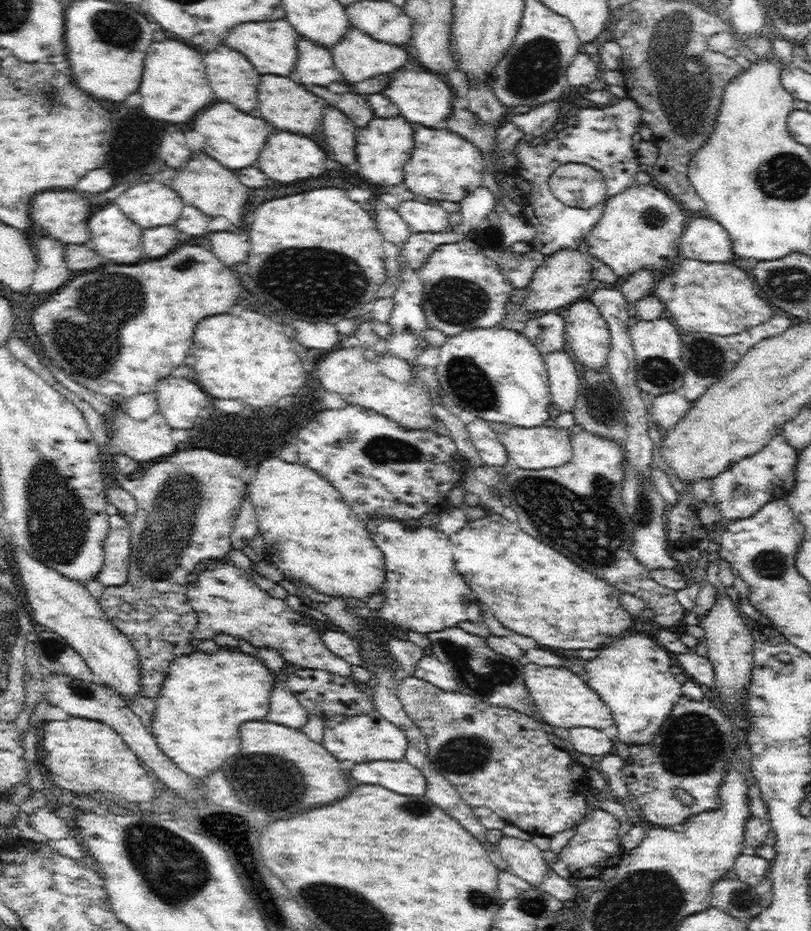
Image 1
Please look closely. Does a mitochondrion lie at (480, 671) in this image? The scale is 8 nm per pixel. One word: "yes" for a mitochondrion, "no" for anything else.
yes

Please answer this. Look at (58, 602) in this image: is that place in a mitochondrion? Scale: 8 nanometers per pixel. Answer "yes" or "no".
no

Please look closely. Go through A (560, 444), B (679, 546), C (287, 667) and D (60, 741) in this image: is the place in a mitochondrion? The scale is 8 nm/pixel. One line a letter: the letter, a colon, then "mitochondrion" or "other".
A: other
B: other
C: other
D: other

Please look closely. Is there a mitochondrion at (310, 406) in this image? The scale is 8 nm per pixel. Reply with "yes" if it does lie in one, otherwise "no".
no

